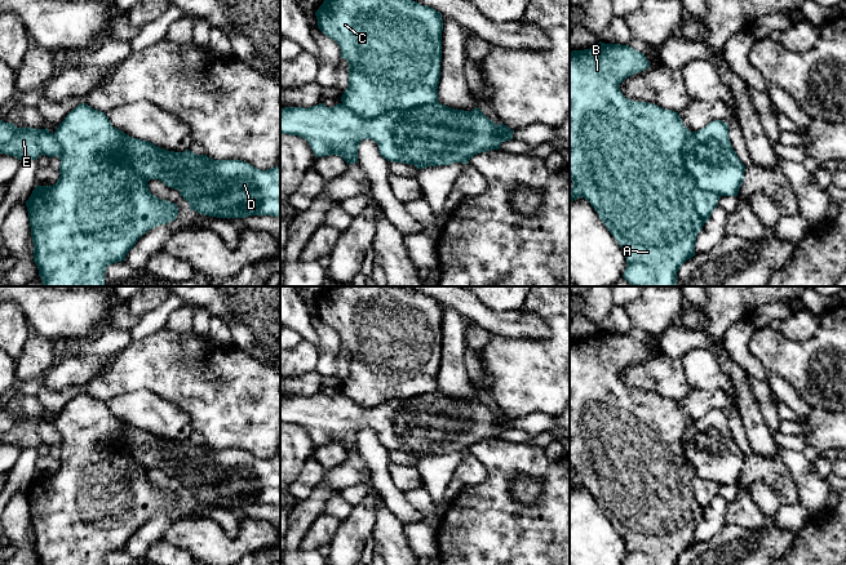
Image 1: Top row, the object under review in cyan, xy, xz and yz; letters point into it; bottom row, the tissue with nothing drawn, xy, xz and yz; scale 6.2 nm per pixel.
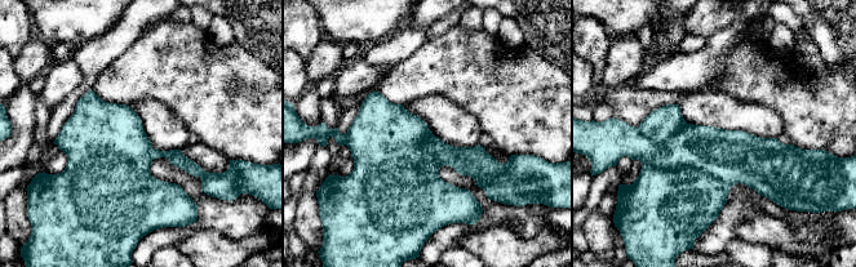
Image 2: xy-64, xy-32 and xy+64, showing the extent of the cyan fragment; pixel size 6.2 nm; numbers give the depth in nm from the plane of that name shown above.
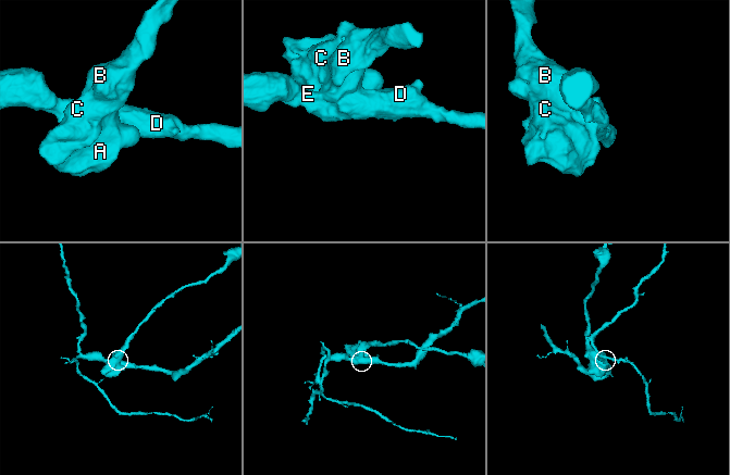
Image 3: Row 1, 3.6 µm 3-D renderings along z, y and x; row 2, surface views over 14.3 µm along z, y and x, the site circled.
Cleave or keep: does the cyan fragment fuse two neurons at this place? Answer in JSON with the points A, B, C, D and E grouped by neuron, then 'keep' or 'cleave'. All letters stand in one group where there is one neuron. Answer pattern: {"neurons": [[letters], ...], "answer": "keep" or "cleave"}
{"neurons": [["A", "B", "C"], ["D", "E"]], "answer": "cleave"}

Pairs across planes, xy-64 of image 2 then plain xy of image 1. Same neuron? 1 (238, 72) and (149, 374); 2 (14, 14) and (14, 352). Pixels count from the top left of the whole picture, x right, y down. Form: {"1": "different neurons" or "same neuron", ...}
{"1": "same neuron", "2": "same neuron"}

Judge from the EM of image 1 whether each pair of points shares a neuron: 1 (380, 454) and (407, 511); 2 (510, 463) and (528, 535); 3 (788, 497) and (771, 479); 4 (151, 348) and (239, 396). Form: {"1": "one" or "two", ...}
{"1": "one", "2": "one", "3": "one", "4": "one"}

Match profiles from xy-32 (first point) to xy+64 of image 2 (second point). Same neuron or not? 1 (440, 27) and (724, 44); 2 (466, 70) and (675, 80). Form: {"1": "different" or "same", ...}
{"1": "same", "2": "different"}

